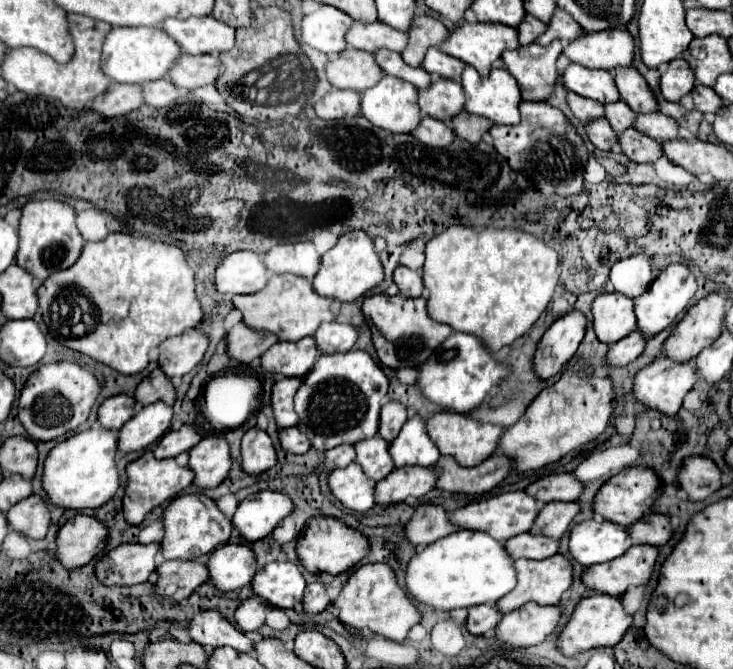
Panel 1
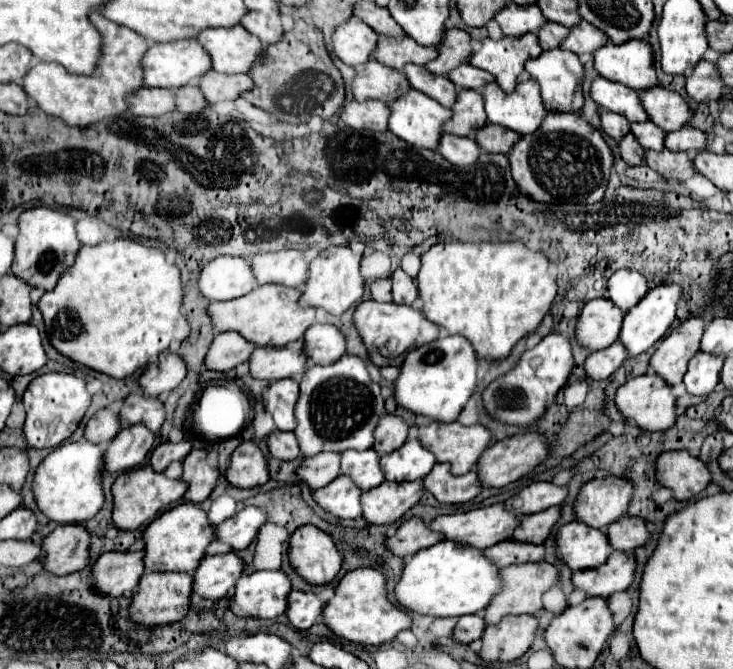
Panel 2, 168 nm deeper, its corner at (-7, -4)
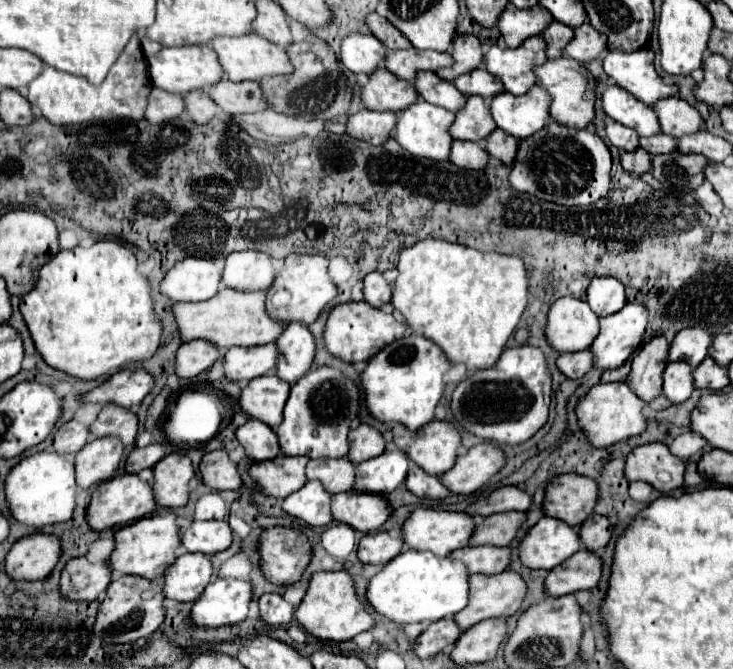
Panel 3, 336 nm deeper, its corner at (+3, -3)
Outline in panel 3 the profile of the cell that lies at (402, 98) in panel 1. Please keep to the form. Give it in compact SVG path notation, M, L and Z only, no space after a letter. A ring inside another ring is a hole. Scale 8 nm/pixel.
M419 98L415 104L411 104L409 108L399 112L395 128L393 128L393 138L413 156L423 156L423 158L431 158L431 160L447 160L449 144L453 142L447 128L449 128L449 122L453 122L453 116L455 116L453 112L433 106Z

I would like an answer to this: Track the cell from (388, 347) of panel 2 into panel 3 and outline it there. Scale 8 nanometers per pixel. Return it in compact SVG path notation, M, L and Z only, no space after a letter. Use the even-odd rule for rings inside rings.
M365 300L339 304L329 312L329 320L325 326L325 346L327 350L341 358L343 362L367 362L379 350L389 346L393 340L405 336L405 324L397 320L393 314L387 314L379 308L373 308Z

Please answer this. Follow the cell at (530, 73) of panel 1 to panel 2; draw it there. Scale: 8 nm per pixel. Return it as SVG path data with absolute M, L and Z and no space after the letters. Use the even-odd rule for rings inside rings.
M551 49L543 51L539 57L529 59L525 63L525 71L541 85L541 95L547 111L561 111L561 113L579 113L585 97L581 93L581 81L583 81L583 63L579 57L571 51L563 49Z

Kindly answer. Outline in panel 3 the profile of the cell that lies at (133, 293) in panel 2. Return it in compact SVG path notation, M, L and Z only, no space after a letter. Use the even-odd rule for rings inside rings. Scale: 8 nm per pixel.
M99 240L91 246L75 246L73 250L61 250L57 256L53 256L53 260L41 268L37 286L23 296L21 314L43 360L51 368L81 380L109 376L125 364L151 358L157 352L163 334L163 324L155 314L151 280L139 272L137 254L129 246L115 240Z

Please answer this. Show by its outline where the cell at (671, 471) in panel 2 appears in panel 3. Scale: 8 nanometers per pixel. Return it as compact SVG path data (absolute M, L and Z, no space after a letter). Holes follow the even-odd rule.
M643 444L627 456L625 476L649 482L661 494L669 494L685 482L685 462L671 454L665 444Z

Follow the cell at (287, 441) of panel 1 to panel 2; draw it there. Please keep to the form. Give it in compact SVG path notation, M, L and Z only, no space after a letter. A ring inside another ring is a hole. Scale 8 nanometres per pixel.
M273 431L267 437L267 447L271 457L279 459L279 461L293 461L299 457L299 443L295 439L293 433L285 433L285 431Z

